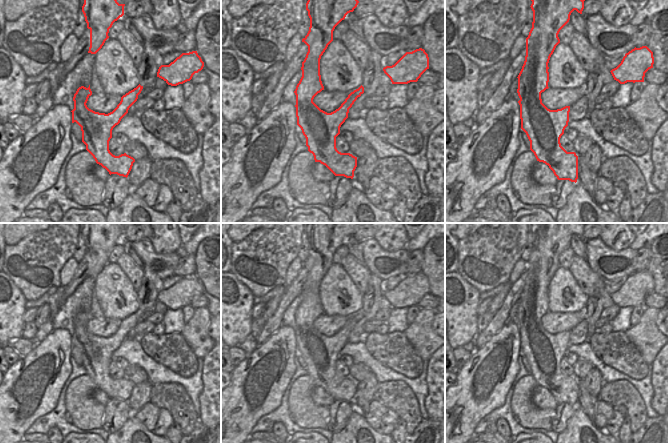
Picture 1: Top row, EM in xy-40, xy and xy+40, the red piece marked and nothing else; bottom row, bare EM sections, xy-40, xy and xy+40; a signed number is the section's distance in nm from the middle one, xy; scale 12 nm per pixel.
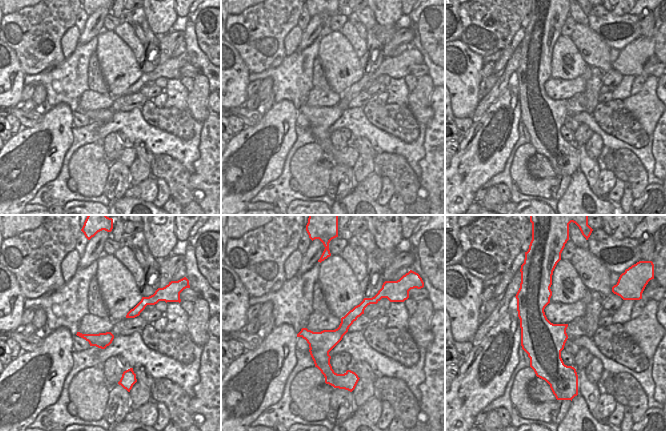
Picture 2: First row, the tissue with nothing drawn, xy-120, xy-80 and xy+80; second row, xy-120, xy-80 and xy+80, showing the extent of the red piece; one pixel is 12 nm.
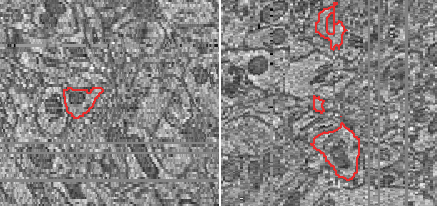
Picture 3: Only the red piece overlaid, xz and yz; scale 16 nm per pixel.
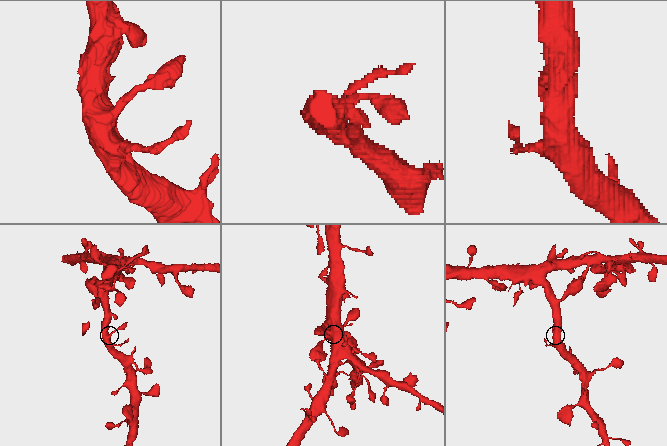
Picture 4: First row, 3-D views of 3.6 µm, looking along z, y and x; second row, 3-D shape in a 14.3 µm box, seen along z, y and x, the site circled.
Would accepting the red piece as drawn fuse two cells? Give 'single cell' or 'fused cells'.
single cell

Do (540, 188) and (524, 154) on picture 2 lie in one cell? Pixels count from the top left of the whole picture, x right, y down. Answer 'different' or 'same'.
same

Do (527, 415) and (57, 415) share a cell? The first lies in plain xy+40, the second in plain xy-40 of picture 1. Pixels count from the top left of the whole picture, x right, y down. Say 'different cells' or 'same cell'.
different cells

